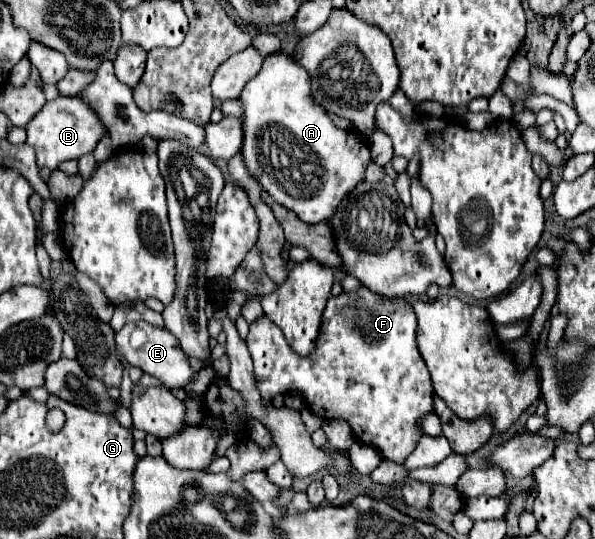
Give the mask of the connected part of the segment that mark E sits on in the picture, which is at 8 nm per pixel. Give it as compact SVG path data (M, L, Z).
M139 321L139 323L135 323L135 327L131 331L121 329L117 333L117 341L119 341L119 347L121 347L129 365L135 365L135 367L143 369L143 373L161 379L167 387L185 387L185 383L191 381L193 371L189 367L189 361L185 359L185 353L179 345L179 339L169 329Z

